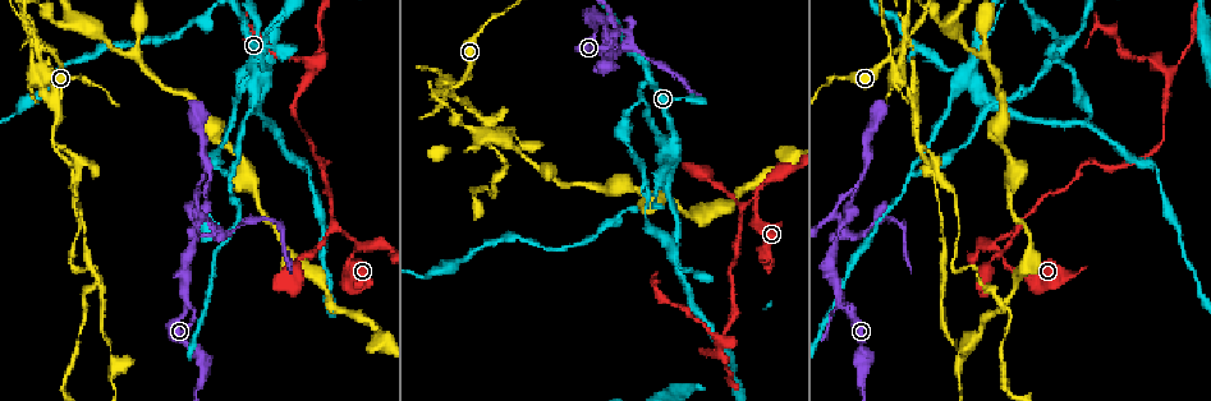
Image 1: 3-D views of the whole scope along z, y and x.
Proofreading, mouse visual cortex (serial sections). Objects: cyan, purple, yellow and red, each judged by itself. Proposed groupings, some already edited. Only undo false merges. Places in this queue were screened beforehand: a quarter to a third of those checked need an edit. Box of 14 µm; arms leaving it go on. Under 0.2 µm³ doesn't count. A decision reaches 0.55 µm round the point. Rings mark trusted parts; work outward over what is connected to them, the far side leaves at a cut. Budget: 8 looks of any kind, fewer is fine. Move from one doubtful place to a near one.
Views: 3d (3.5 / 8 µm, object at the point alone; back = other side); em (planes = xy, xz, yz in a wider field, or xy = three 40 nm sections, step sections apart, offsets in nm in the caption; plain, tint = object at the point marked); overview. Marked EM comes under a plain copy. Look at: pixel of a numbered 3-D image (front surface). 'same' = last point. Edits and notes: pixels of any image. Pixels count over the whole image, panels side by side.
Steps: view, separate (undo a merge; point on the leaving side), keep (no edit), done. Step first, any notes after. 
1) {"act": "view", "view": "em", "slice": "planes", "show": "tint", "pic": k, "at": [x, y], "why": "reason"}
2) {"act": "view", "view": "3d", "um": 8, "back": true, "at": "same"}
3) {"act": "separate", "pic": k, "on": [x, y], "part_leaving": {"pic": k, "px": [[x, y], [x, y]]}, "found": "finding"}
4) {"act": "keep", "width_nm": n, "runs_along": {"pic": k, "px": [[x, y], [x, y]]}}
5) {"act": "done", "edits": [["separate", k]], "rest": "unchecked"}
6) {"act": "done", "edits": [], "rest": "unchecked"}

{"act": "view", "view": "3d", "um": 3.5, "pic": 1, "at": [902, 48], "why": "four or more arms meet"}

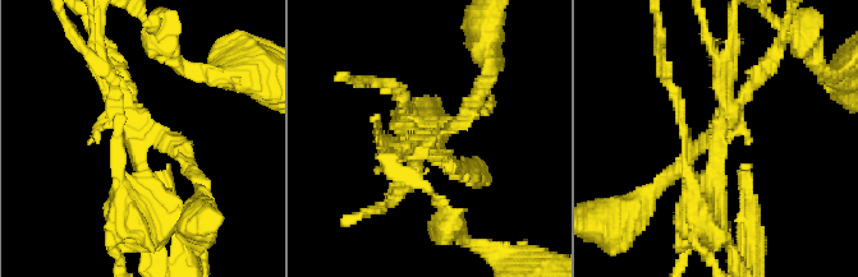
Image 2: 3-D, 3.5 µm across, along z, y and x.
{"act": "view", "view": "em", "slice": "planes", "show": "tint", "pic": 2, "at": [429, 137], "why": "shape alone is not enough"}

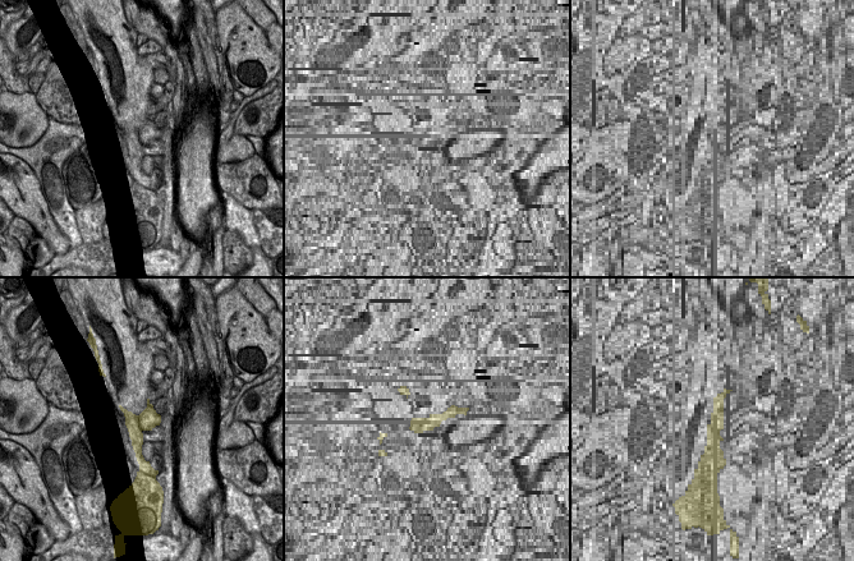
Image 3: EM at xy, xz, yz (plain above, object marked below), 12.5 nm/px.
{"act": "separate", "pic": 2, "on": [119, 124], "width_nm": 260, "part_leaving": {"pic": 2, "px": [[710, 139], [726, 112], [733, 42]]}, "found": "two cells meet here"}

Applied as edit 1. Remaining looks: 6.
{"act": "view", "view": "3d", "um": 8, "pic": 1, "at": [1154, 164], "why": "sharp bend"}

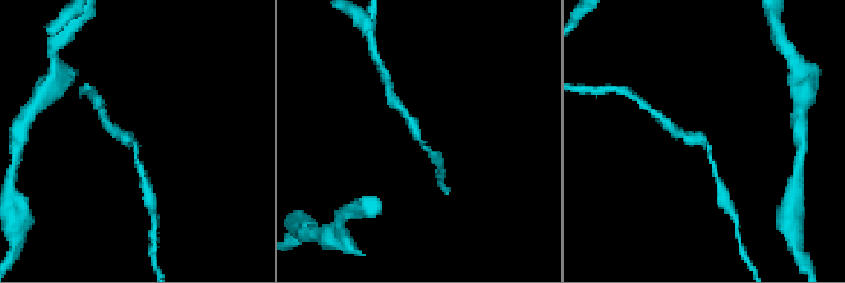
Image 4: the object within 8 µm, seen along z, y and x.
{"act": "view", "view": "em", "slice": "xy", "step": 2, "show": "tint", "pic": 4, "at": [706, 142], "arm_widths_nm": [150, 200]}

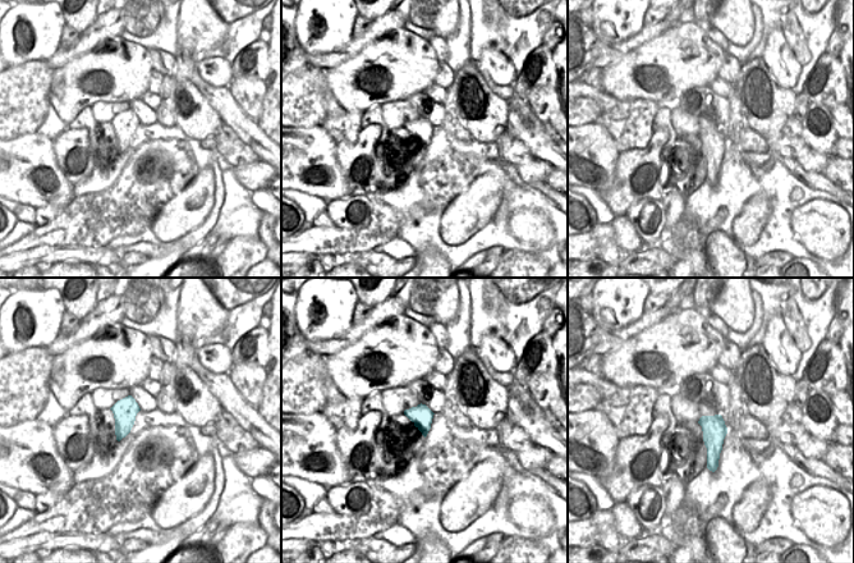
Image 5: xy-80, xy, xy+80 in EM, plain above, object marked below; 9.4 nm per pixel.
{"act": "keep", "width_nm": 200, "runs_along": {"pic": 4, "px": [[678, 133], [705, 140], [716, 177]]}, "found": "all the same cell"}

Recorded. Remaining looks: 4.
{"act": "view", "view": "3d", "um": 3.5, "pic": 1, "at": [595, 26], "why": "sudden change in width"}

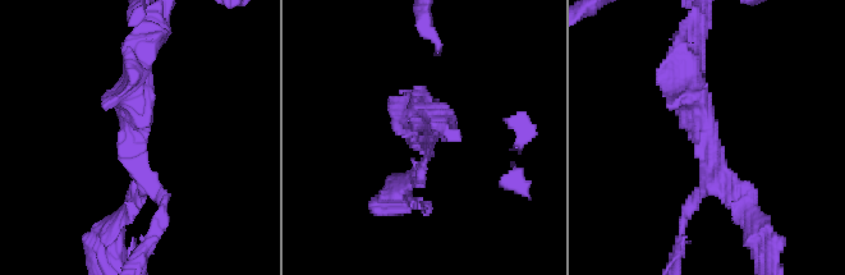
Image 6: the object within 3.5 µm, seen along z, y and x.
{"act": "view", "view": "em", "slice": "xy", "step": 1, "show": "tint", "pic": 6, "at": [703, 148], "why": "shape alone is not enough"}

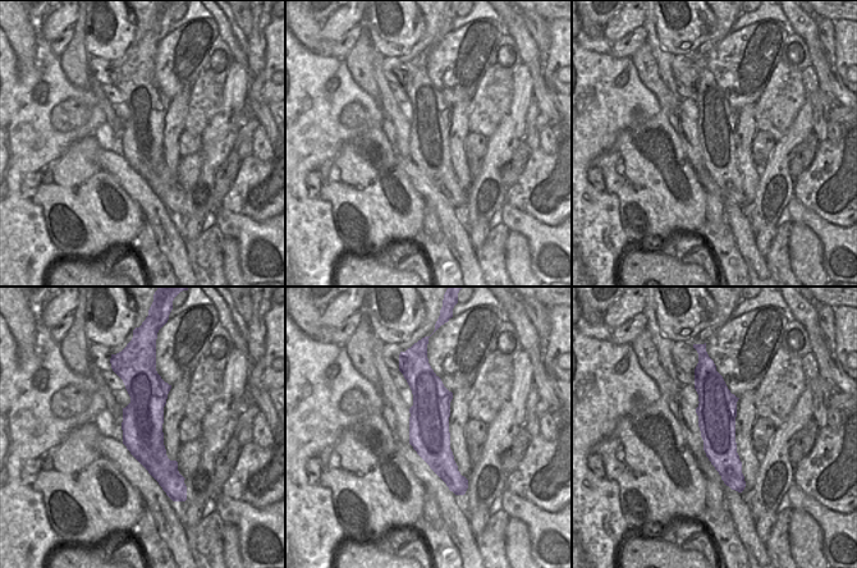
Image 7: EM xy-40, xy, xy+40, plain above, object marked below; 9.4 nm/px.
{"act": "keep", "runs_along": {"pic": 6, "px": [[743, 210], [706, 179], [687, 64]]}, "found": "continuous, no second cell"}

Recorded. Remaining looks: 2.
{"act": "done", "edits": [["separate", 2]], "rest": "unchecked"}

